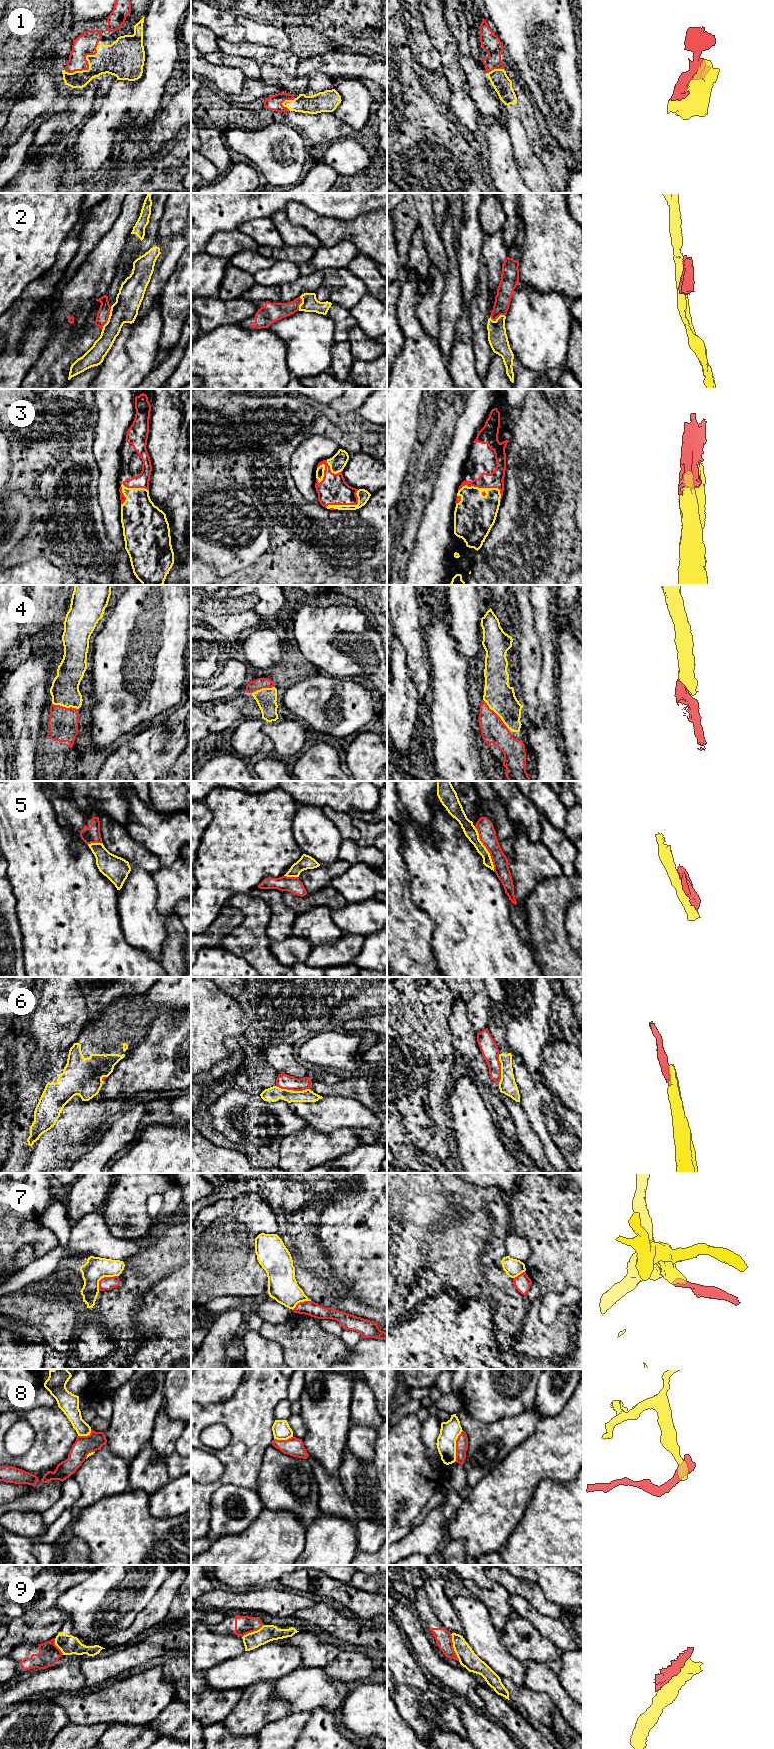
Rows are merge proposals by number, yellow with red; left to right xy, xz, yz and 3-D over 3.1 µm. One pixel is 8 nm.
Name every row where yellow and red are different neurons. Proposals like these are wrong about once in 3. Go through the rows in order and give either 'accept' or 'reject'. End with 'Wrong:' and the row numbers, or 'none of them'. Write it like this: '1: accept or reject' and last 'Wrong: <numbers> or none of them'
1: accept
2: reject
3: accept
4: accept
5: reject
6: reject
7: reject
8: reject
9: reject
Wrong: 2, 5, 6, 7, 8, 9

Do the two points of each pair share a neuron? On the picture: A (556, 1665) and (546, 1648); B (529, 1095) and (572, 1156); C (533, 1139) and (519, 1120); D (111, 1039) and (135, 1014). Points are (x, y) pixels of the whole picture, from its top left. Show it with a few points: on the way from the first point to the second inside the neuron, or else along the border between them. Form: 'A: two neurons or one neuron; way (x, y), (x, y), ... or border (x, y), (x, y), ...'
A: one neuron; way (553, 1661), (546, 1652)
B: one neuron; way (544, 1110), (560, 1129), (566, 1141)
C: one neuron; way (528, 1134), (522, 1128), (522, 1125)
D: one neuron; way (120, 1039), (123, 1039), (135, 1027), (135, 1023)

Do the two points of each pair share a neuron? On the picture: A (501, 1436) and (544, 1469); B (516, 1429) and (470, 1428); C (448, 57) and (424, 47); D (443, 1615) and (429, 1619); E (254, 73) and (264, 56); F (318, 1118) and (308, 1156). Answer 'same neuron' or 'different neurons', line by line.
A: different neurons
B: same neuron
C: different neurons
D: different neurons
E: different neurons
F: different neurons

